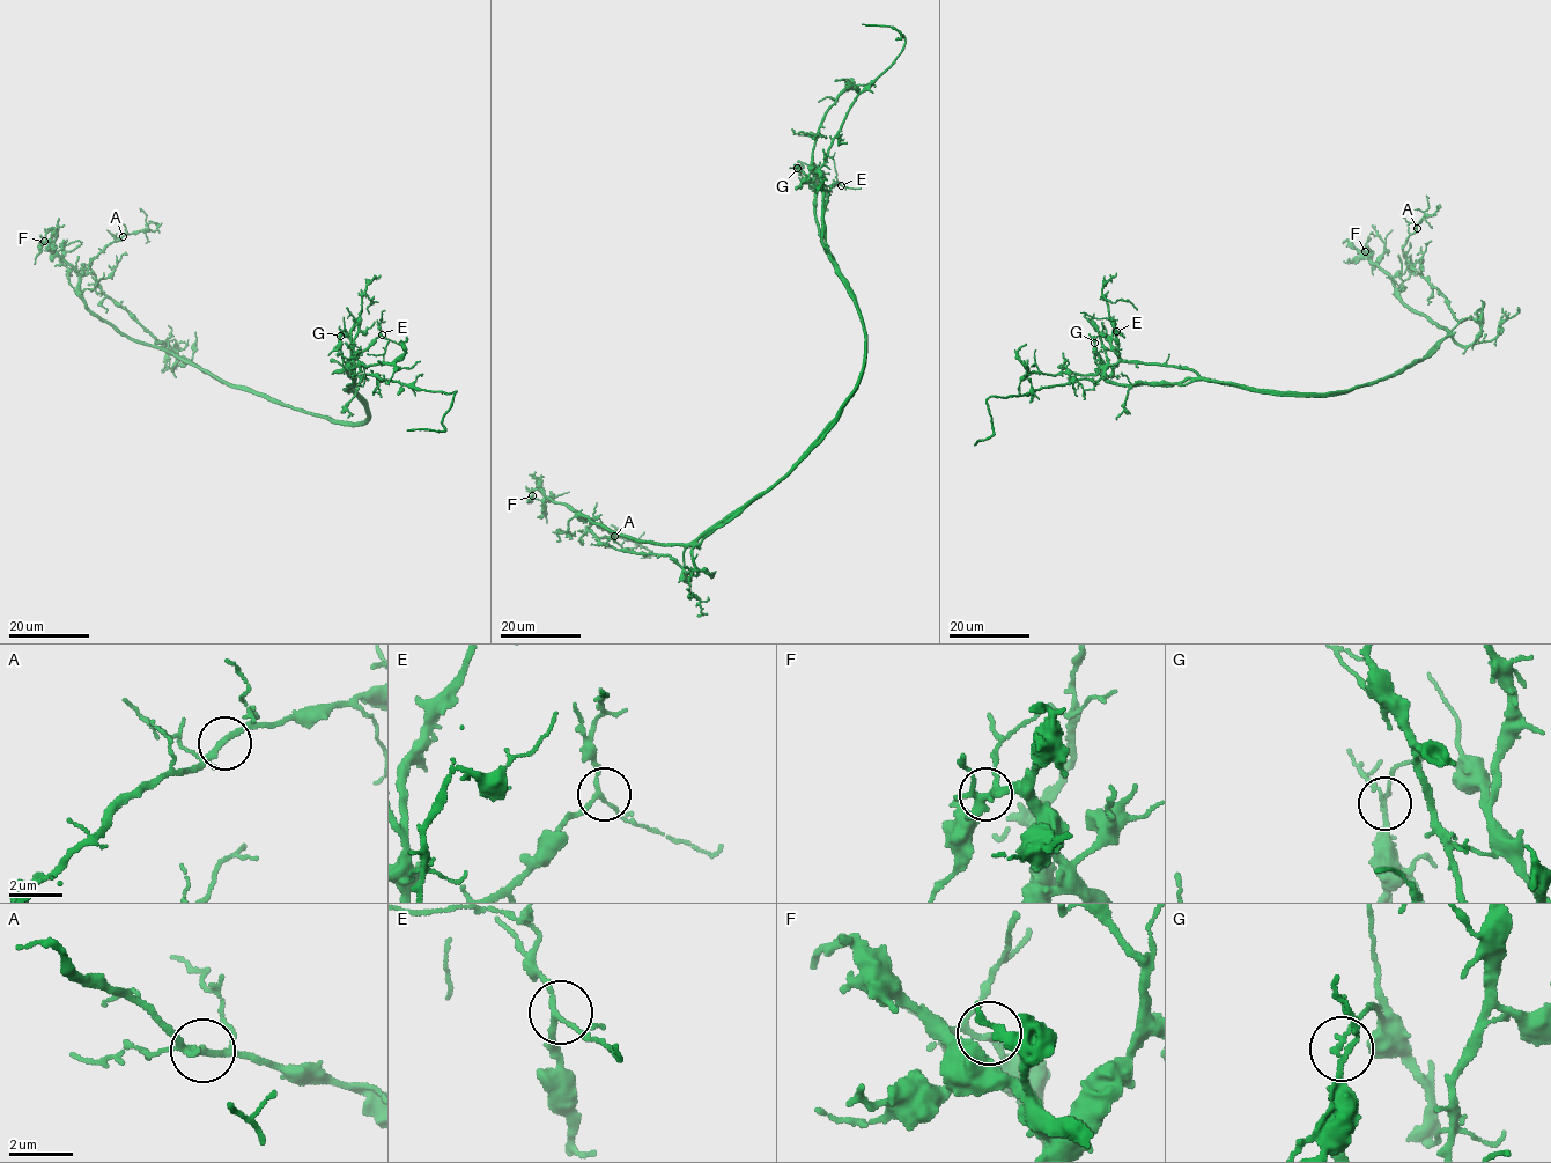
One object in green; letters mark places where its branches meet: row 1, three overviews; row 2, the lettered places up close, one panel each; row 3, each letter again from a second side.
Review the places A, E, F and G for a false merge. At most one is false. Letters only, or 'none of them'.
G

